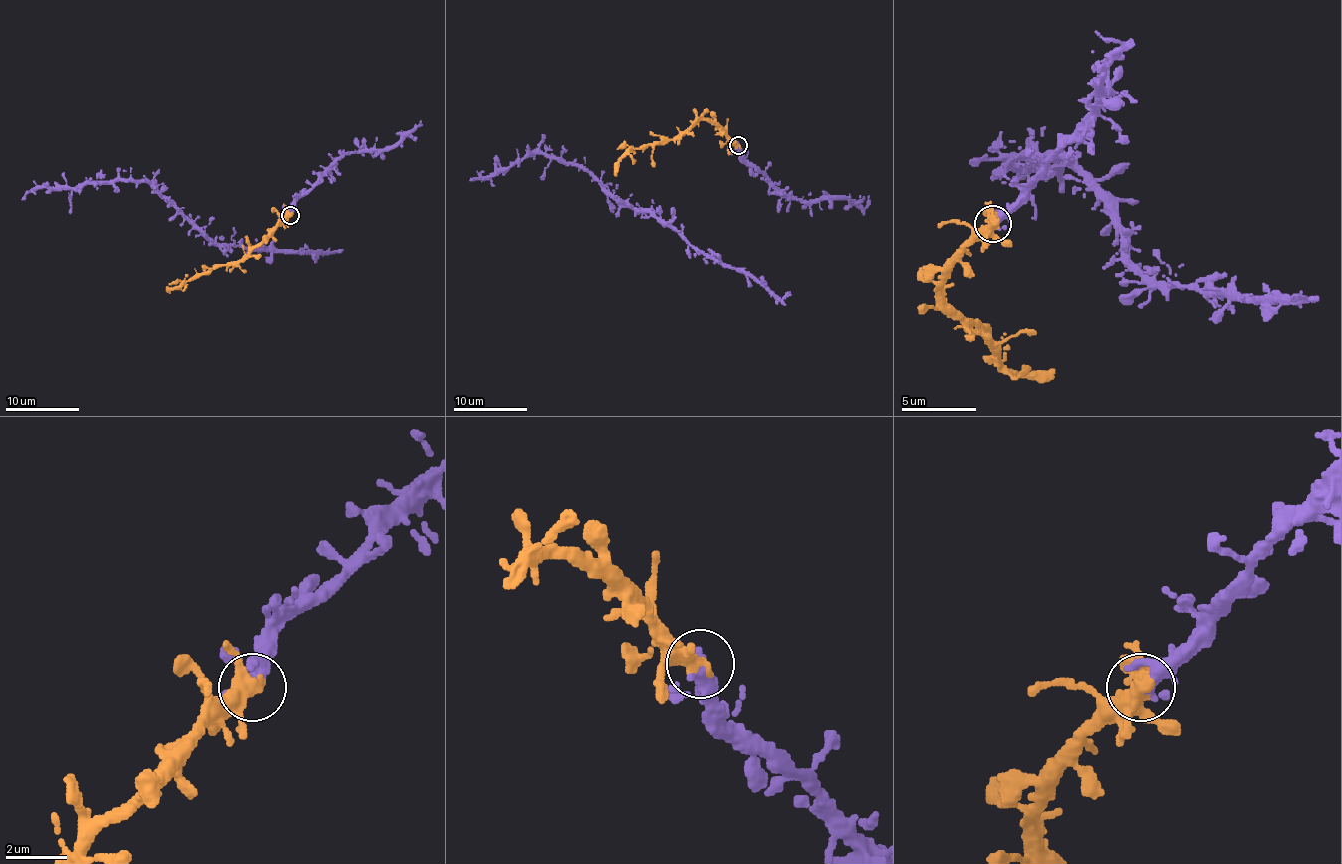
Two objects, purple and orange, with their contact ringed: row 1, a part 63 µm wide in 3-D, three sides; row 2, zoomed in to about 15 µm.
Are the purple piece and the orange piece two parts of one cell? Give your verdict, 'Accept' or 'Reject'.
Accept

